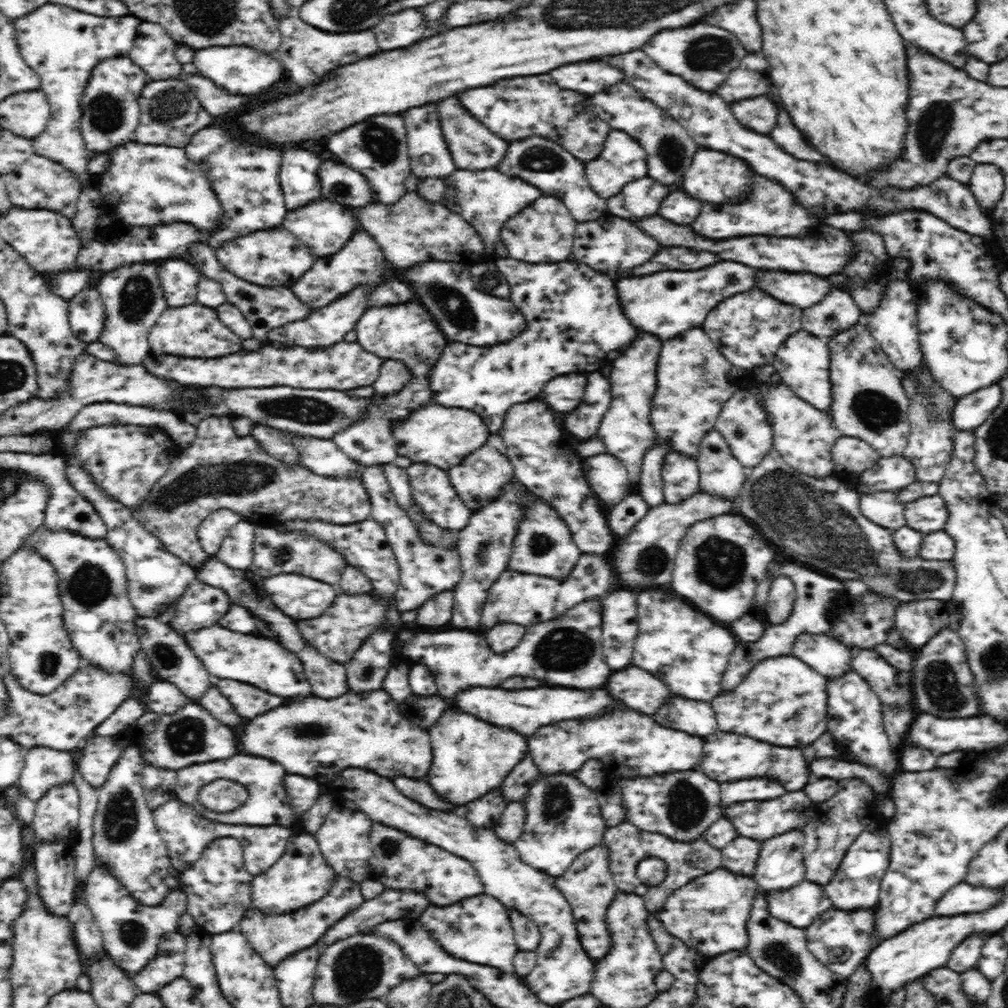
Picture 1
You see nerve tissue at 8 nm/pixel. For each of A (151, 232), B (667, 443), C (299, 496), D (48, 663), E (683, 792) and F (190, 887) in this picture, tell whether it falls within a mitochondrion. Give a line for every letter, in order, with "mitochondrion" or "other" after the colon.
A: other
B: other
C: mitochondrion
D: mitochondrion
E: mitochondrion
F: other

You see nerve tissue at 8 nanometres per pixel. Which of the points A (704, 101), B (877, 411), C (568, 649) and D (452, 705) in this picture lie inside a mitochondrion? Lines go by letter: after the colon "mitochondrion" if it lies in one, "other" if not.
A: other
B: mitochondrion
C: mitochondrion
D: other

